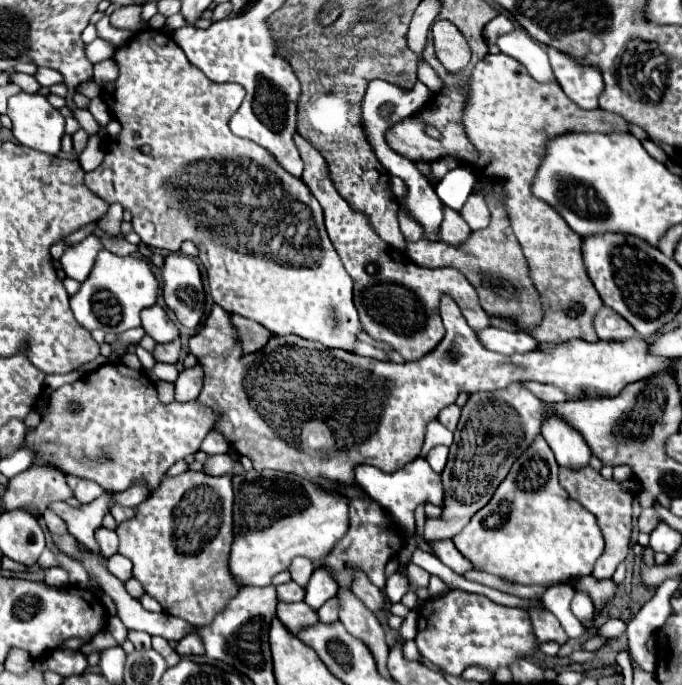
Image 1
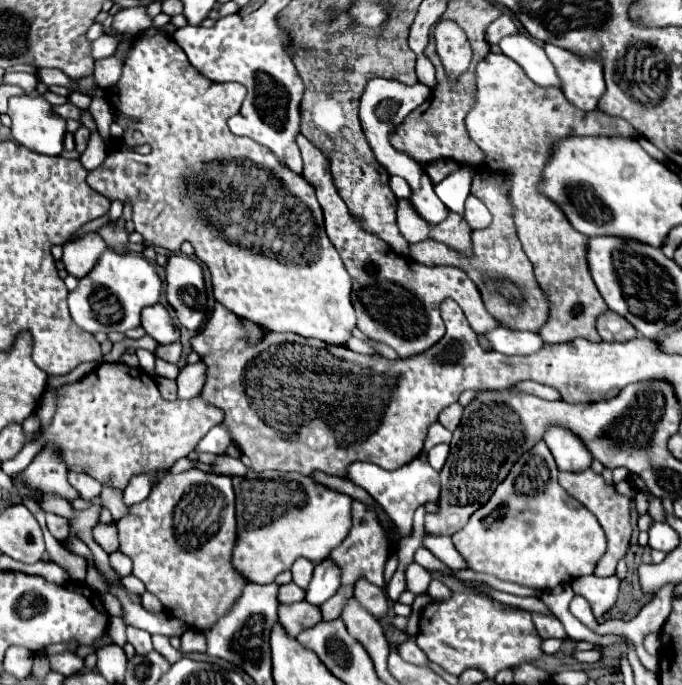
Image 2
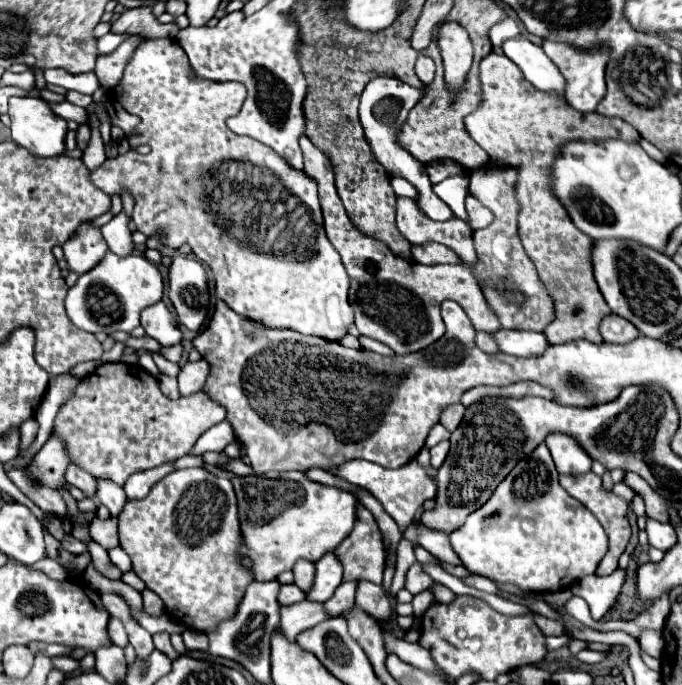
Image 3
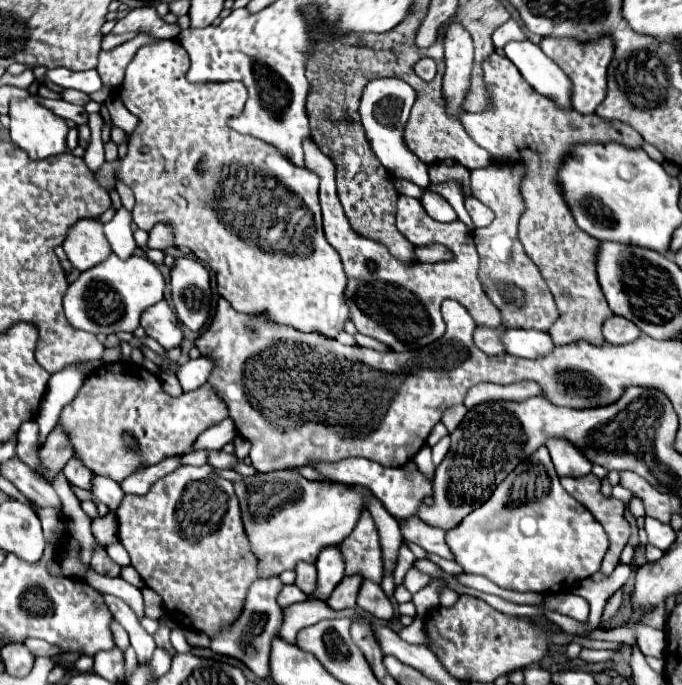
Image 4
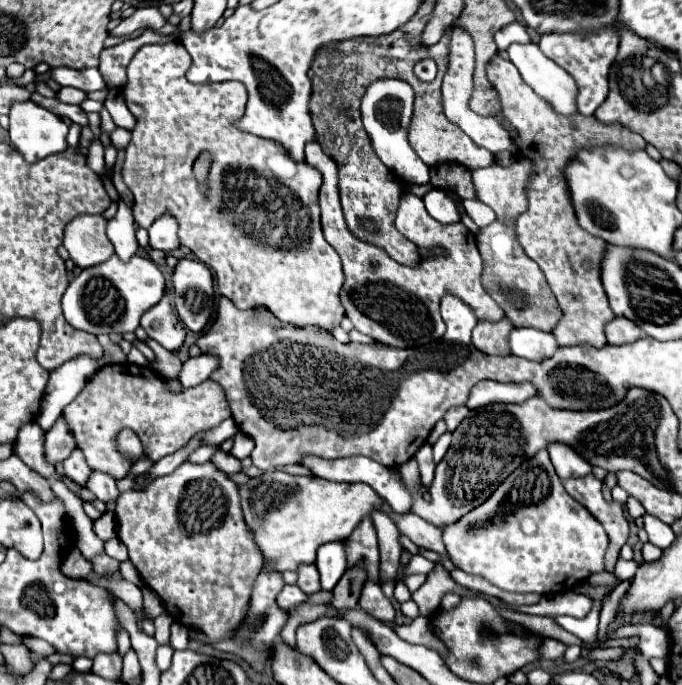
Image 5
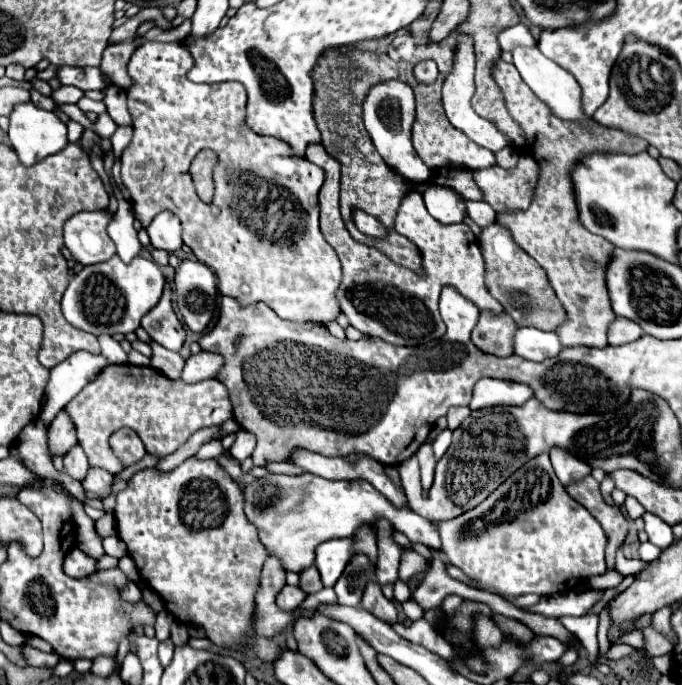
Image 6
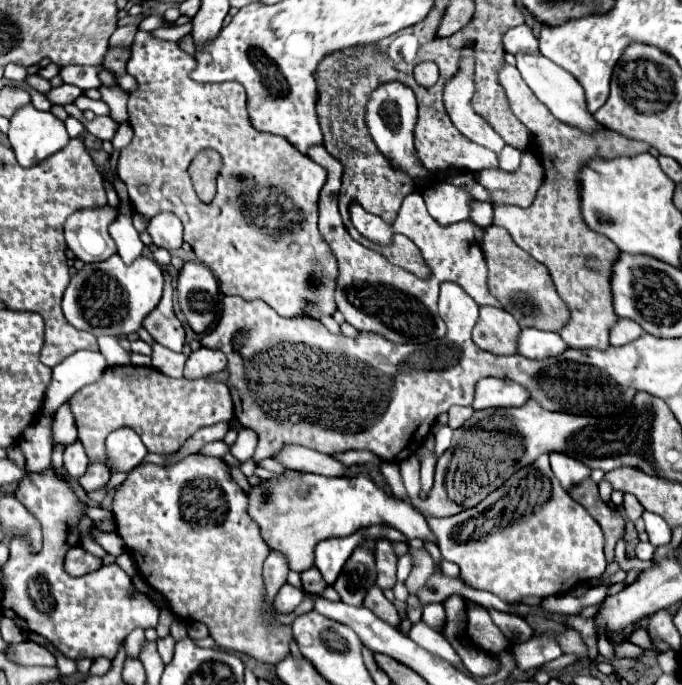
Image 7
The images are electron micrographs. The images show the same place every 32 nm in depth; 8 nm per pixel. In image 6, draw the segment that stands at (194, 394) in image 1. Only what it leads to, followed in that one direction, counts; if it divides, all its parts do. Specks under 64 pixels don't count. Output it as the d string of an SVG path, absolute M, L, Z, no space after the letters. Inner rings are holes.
M200 350L198 354L192 354L186 360L184 372L182 372L182 380L192 384L192 382L200 382L206 378L212 378L224 364L224 356L218 356L218 352L204 352Z

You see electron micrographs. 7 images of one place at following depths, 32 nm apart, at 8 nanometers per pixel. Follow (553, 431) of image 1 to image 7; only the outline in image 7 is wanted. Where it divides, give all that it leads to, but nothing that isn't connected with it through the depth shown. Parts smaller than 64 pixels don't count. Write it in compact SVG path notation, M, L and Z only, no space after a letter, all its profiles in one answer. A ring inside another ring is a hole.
M552 454L550 466L552 466L554 476L560 480L562 488L566 492L570 492L570 488L574 488L576 484L580 484L582 480L586 480L590 476L590 468L586 468L584 464L576 462L564 454Z

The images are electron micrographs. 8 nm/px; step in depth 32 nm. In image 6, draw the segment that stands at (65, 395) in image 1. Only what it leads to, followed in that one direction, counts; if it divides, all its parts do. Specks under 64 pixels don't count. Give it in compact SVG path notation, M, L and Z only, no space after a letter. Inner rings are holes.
M132 364L106 366L94 382L86 384L80 394L70 400L66 410L72 416L78 442L84 448L90 466L106 468L110 474L118 474L122 468L108 448L108 436L124 426L138 432L150 454L162 458L176 452L196 430L232 418L228 390L218 380L210 378L196 384L184 384L180 378L172 380L154 368Z

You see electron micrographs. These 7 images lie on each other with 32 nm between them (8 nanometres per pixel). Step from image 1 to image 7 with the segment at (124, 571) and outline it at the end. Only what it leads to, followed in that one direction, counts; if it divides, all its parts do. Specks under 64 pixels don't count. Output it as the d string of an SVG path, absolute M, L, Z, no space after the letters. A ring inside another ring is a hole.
M94 524L94 526L90 528L90 534L88 534L88 536L93 538L103 548L106 548L106 552L112 554L112 556L118 556L118 554L122 554L122 552L126 550L122 538L116 531L110 533L102 532L100 528Z

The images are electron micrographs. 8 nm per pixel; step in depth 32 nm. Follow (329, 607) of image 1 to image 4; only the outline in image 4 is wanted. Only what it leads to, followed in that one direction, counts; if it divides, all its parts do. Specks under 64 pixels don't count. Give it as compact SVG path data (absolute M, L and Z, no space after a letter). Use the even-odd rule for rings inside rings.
M352 574L352 576L344 576L342 582L334 588L332 596L328 598L328 606L334 610L344 610L344 608L356 608L356 598L358 598L358 590L362 584L362 576L360 574Z

